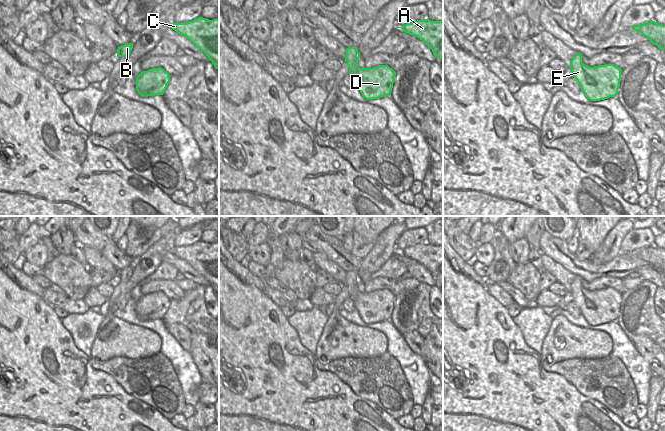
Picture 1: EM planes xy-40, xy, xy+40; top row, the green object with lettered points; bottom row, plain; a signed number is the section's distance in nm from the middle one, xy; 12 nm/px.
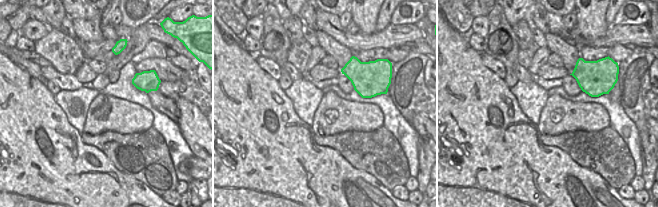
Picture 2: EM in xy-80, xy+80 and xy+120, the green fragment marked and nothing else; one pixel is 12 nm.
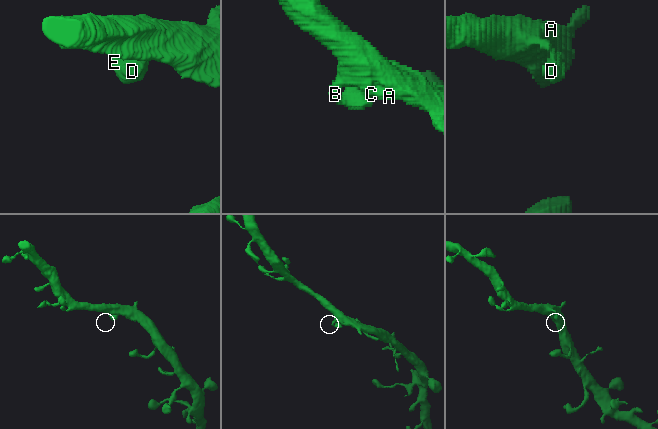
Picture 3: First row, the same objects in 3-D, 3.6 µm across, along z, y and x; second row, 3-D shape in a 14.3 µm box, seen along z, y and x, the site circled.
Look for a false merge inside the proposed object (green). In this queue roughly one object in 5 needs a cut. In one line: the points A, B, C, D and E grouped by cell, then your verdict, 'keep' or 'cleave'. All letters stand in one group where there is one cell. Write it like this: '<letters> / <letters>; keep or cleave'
A B C D E; keep

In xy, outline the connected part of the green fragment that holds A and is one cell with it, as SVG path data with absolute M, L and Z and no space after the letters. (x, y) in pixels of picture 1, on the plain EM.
M427 242L396 252L422 264L432 274L435 282L443 284L443 245L431 245Z

